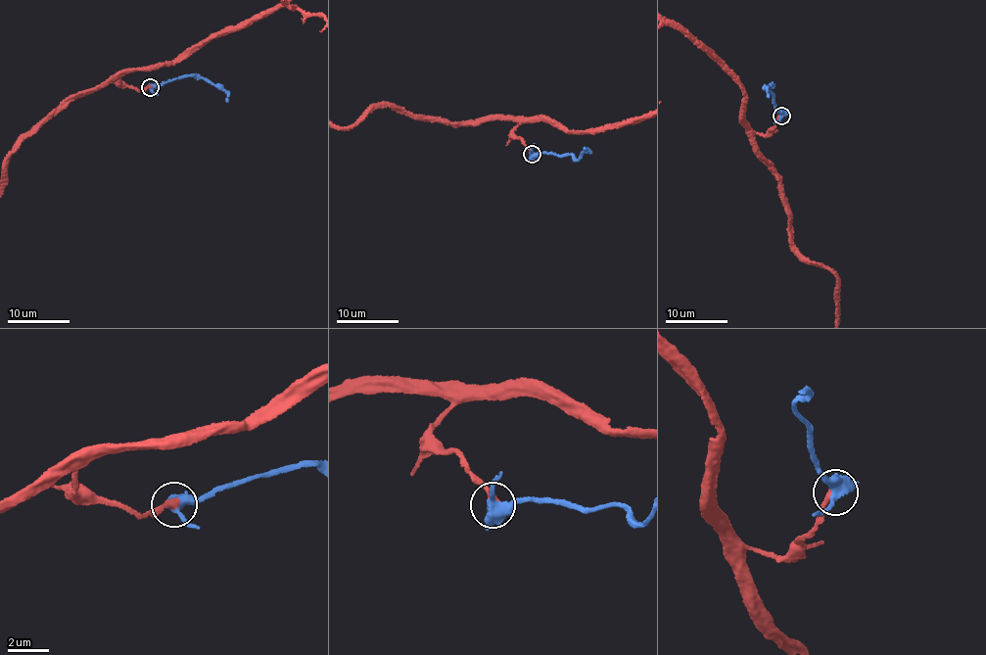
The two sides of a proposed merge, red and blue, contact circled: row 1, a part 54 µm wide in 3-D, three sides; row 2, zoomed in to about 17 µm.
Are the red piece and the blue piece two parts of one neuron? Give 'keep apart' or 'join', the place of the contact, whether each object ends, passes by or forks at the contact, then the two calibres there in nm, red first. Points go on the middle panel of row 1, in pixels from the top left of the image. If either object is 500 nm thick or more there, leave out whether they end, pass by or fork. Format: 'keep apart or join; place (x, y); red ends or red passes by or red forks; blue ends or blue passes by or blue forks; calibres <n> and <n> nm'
join; place (532, 154); red ends; blue forks; calibres 360 and 440 nm

